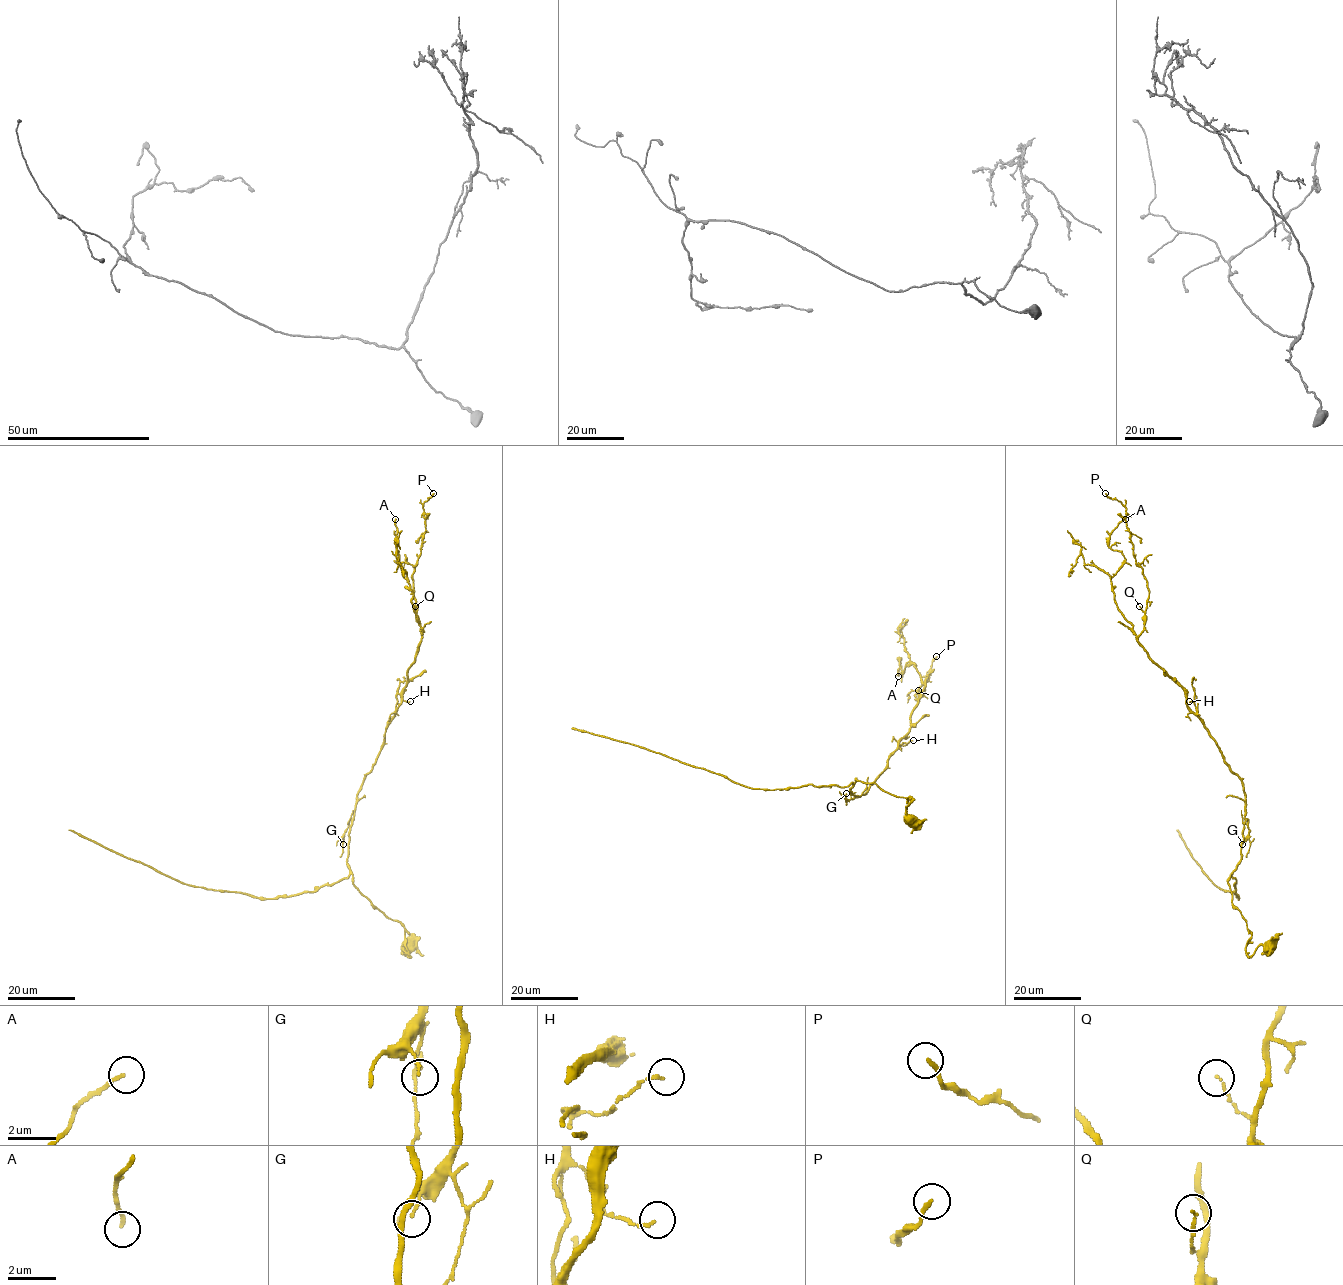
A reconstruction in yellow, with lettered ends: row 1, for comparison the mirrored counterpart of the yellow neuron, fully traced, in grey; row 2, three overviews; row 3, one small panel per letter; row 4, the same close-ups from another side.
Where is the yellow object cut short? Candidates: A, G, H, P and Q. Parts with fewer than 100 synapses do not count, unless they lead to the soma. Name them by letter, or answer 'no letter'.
no letter

